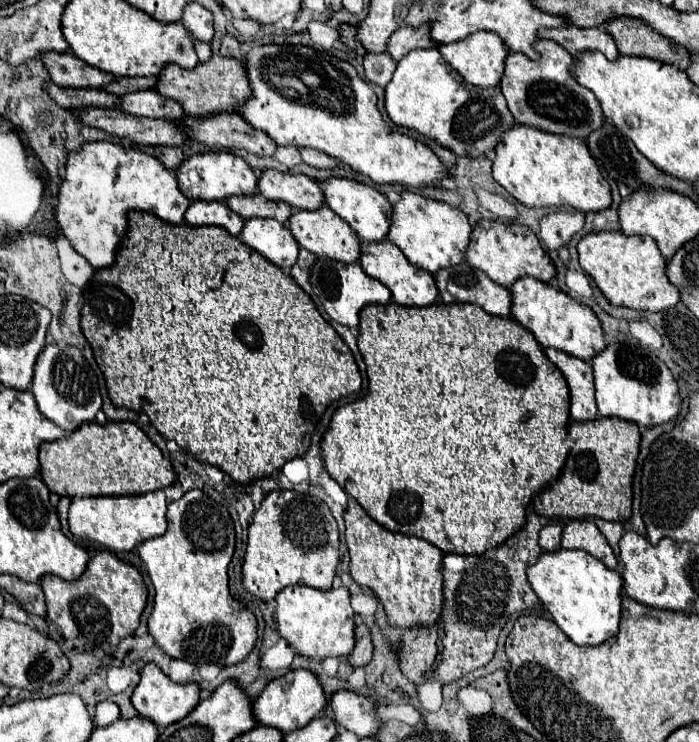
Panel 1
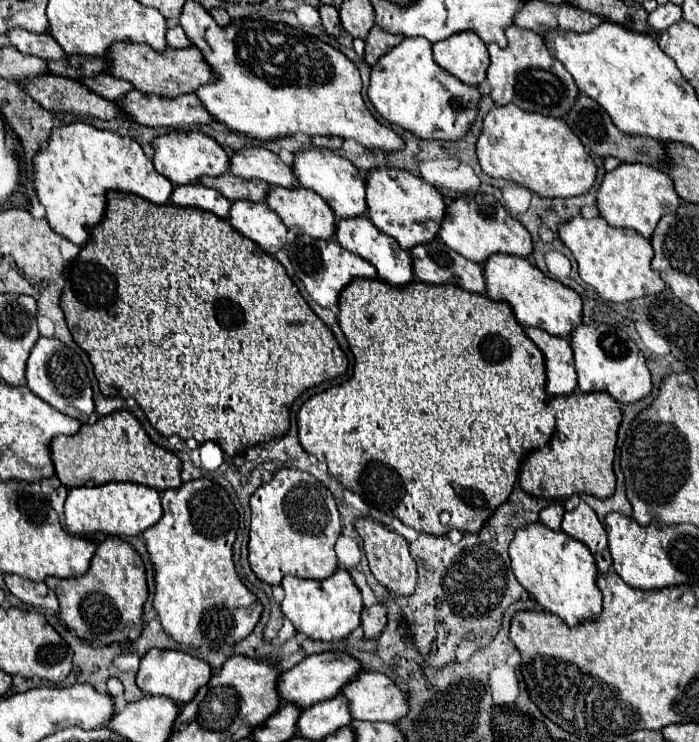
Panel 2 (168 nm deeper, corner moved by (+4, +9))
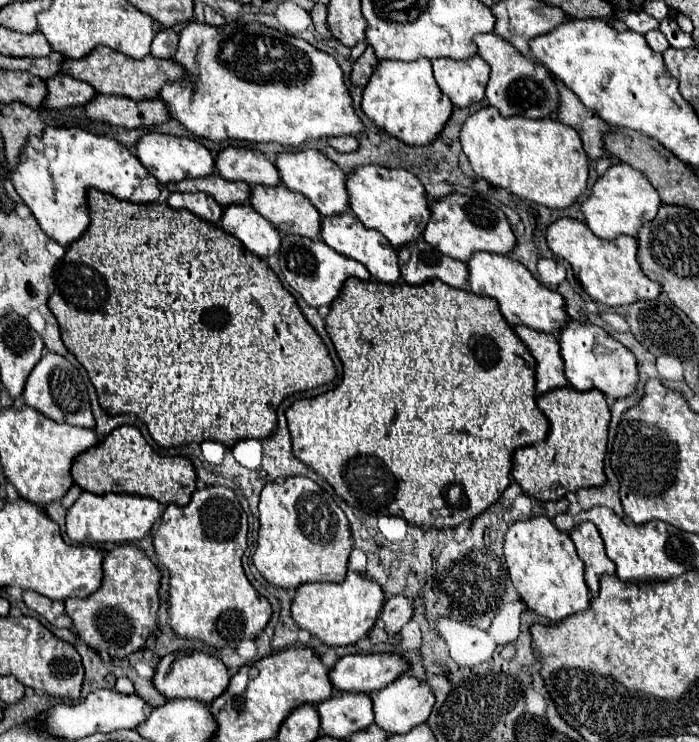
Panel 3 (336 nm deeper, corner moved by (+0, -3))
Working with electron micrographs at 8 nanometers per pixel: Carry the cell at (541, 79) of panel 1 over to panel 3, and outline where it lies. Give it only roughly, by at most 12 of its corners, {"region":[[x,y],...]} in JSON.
{"region":[[497,34],[475,36],[501,116],[555,118],[551,72]]}

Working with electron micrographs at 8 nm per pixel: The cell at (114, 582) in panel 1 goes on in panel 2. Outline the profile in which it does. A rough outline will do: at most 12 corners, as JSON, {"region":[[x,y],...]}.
{"region":[[107,536],[81,578],[47,578],[59,618],[91,644],[143,624],[139,552]]}

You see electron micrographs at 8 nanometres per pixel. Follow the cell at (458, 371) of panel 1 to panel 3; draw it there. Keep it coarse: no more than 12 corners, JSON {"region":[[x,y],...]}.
{"region":[[349,278],[287,410],[349,506],[475,520],[547,438],[497,300]]}

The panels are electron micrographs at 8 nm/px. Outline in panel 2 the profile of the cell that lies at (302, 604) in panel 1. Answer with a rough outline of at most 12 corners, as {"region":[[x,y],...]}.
{"region":[[347,570],[285,576],[281,610],[297,632],[343,640],[361,624]]}

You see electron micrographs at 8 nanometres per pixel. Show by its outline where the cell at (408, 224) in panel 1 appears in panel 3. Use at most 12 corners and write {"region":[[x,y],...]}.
{"region":[[373,164],[347,180],[351,210],[397,250],[431,218],[415,174]]}

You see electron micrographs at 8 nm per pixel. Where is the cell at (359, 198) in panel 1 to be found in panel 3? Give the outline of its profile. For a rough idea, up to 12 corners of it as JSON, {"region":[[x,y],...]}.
{"region":[[319,150],[277,156],[289,190],[321,216],[351,210],[347,174]]}

